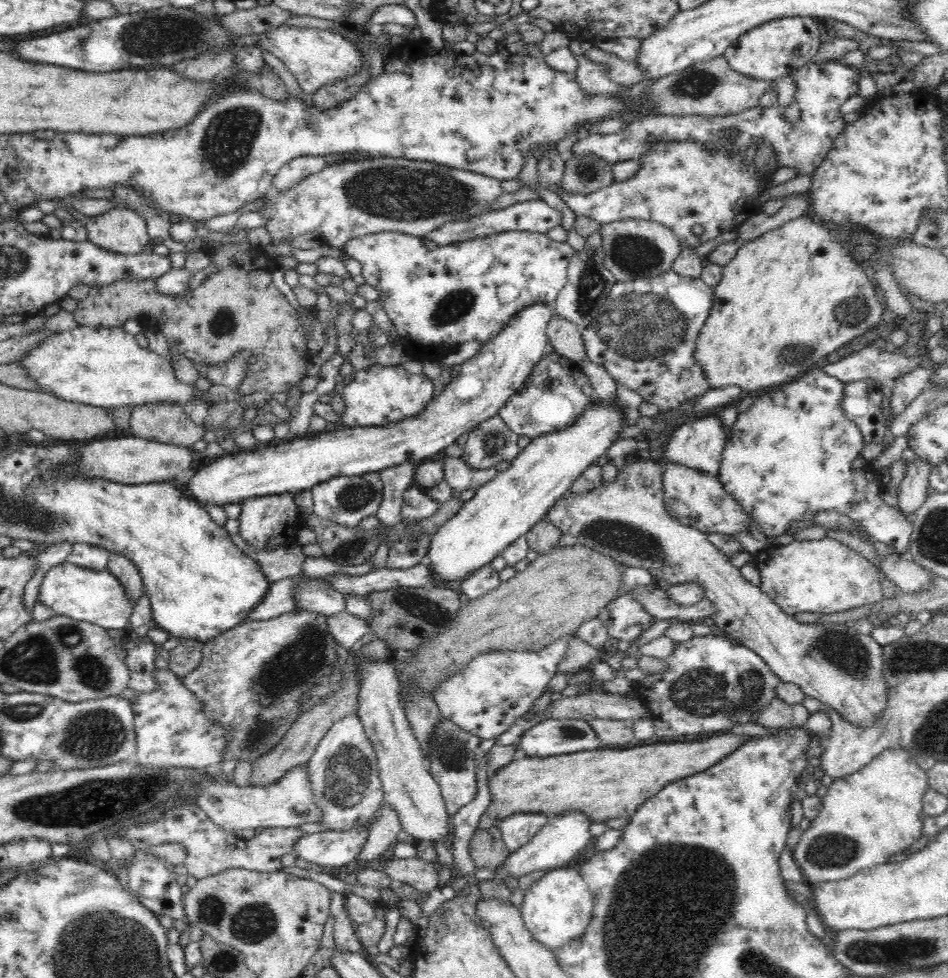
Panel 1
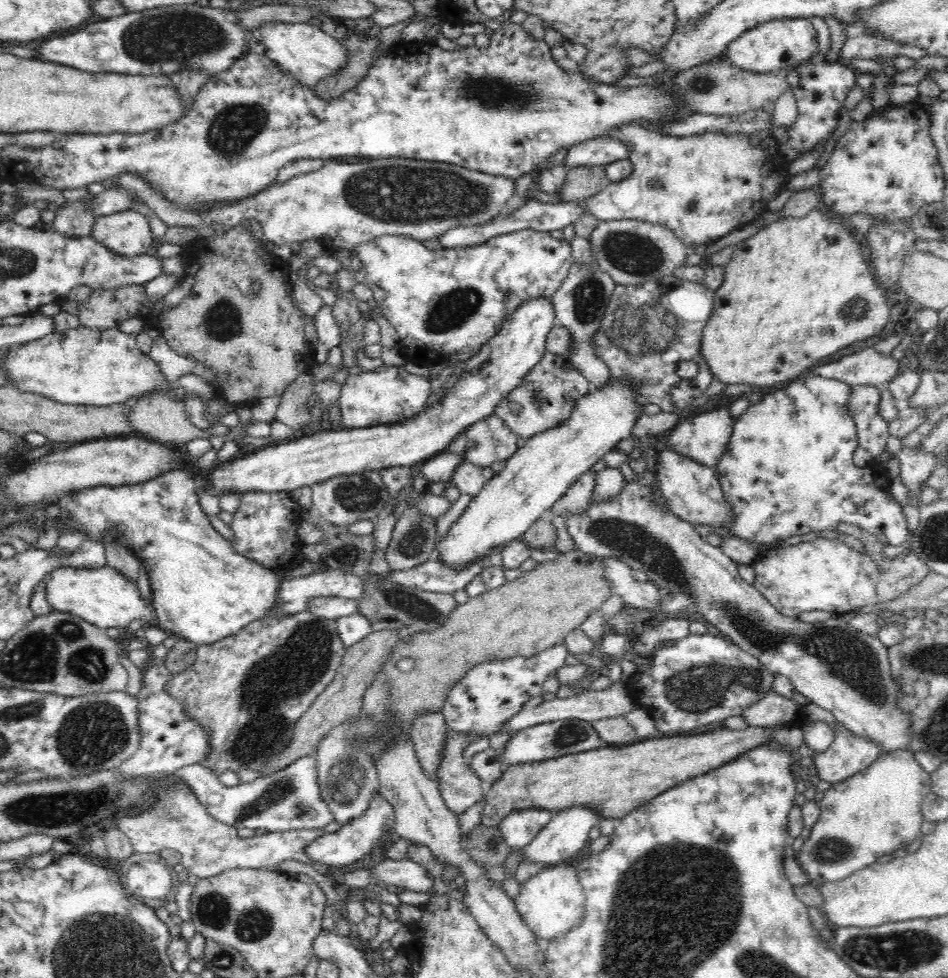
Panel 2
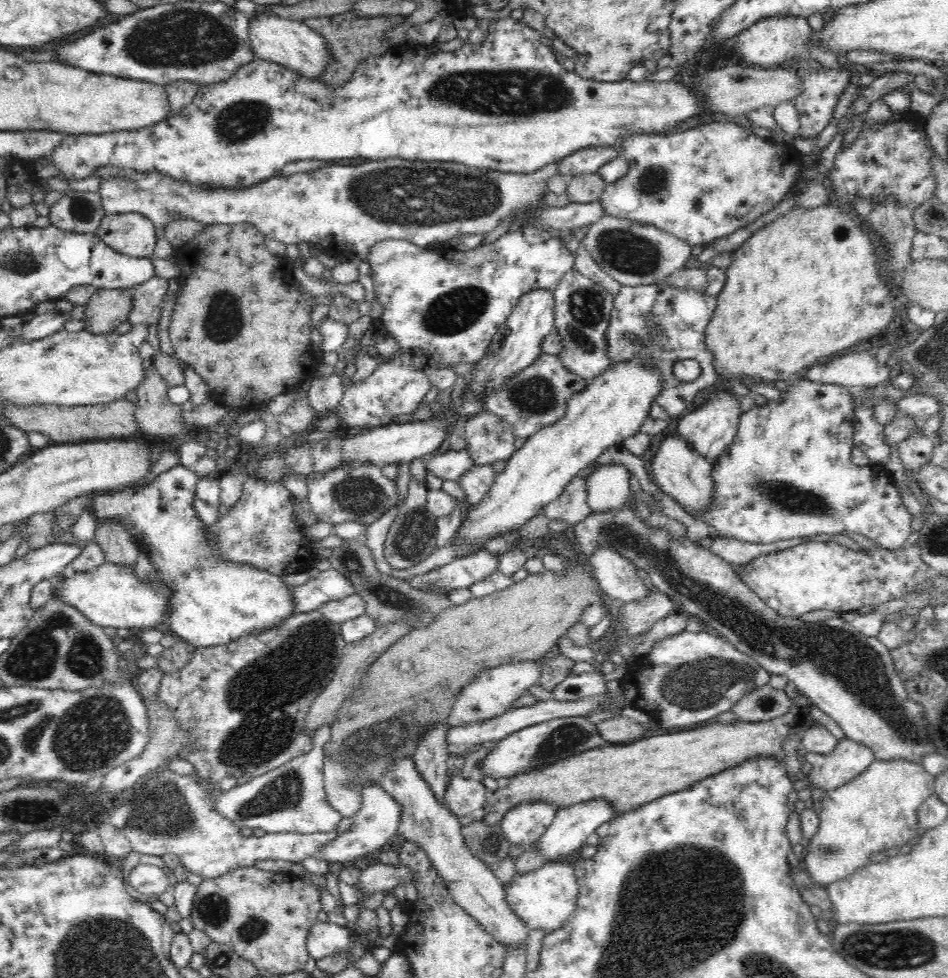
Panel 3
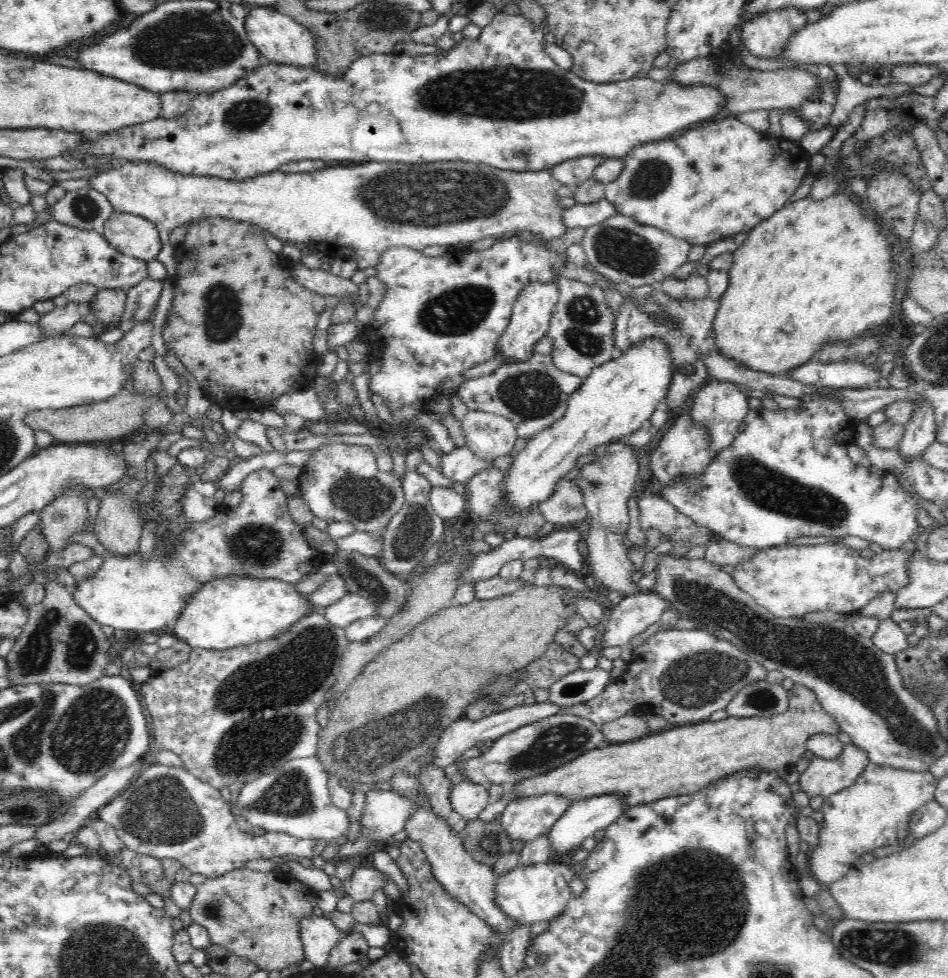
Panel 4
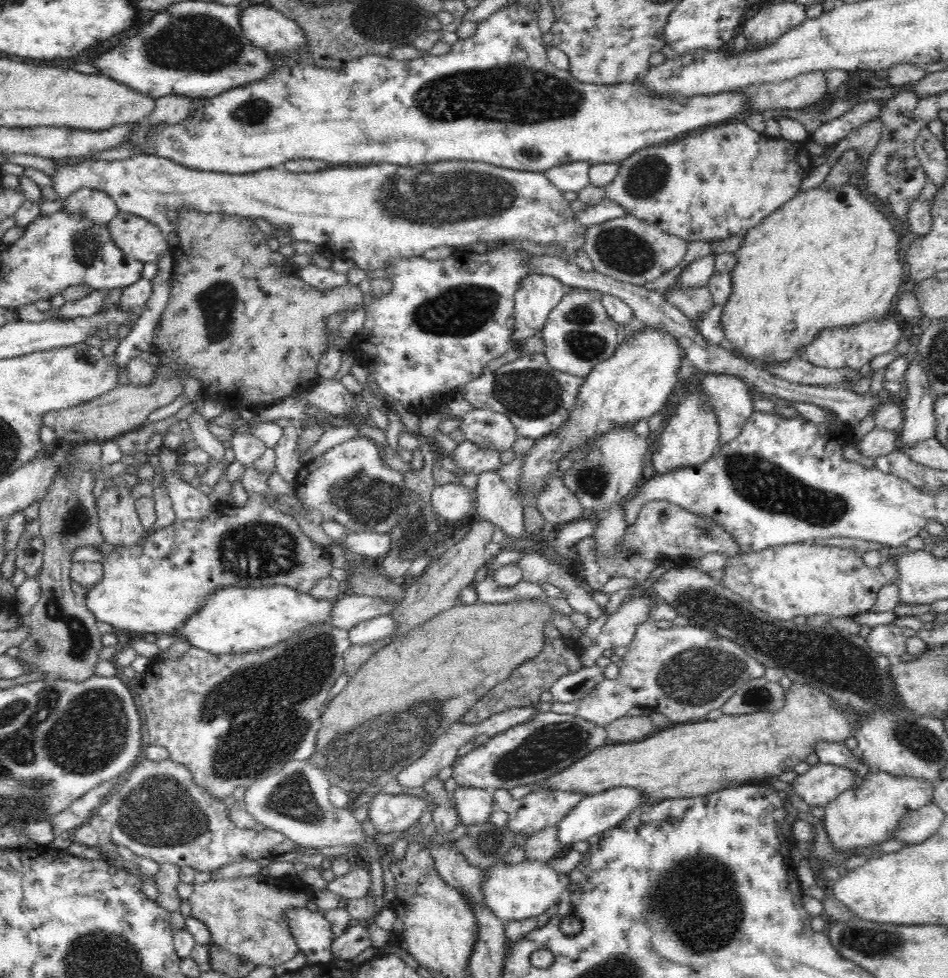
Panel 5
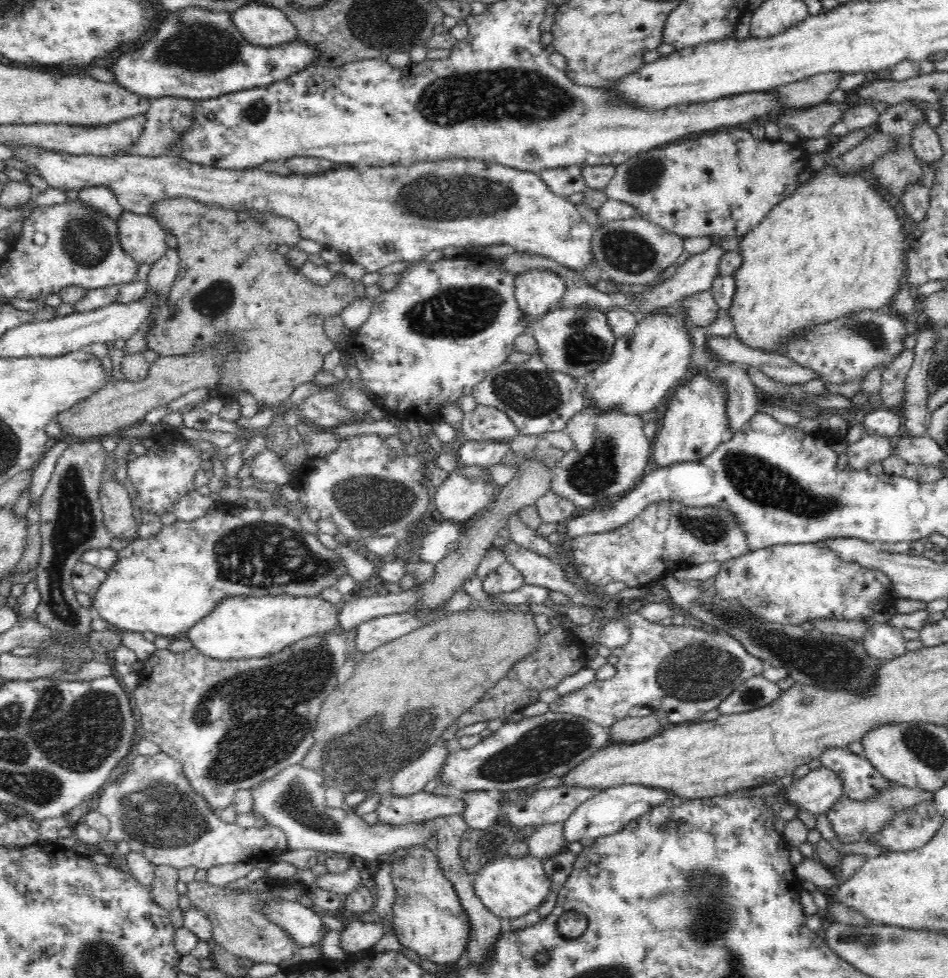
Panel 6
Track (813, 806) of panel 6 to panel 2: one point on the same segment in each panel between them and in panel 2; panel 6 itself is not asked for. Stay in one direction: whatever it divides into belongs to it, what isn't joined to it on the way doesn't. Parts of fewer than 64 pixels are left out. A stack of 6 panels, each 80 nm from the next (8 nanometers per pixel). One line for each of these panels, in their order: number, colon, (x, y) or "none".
2: (849, 754)
3: (849, 759)
4: (824, 777)
5: (822, 783)

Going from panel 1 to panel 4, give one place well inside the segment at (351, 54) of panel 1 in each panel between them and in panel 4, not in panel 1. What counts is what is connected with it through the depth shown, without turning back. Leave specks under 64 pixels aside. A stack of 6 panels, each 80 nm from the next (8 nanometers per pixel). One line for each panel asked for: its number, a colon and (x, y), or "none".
2: (306, 51)
3: (293, 44)
4: (279, 39)

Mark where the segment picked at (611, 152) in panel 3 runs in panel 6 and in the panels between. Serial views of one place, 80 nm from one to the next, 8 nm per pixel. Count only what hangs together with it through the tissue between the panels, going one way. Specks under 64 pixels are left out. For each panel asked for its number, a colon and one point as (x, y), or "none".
4: (571, 173)
5: (572, 177)
6: (563, 182)

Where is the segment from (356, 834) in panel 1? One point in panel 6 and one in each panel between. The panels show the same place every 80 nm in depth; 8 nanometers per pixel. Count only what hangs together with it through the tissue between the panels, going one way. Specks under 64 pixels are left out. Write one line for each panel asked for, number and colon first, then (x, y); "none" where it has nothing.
2: (360, 836)
3: (377, 821)
4: (385, 814)
5: (388, 813)
6: (421, 806)

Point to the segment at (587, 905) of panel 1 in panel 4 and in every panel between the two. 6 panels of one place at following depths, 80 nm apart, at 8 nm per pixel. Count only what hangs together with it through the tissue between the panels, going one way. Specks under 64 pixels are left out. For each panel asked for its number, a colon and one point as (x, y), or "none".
2: (552, 902)
3: (544, 898)
4: (529, 893)

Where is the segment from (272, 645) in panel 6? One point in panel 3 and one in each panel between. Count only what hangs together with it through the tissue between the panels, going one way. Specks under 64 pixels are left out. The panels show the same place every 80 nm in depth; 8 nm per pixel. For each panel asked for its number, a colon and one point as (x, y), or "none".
3: (212, 602)
4: (227, 612)
5: (233, 620)

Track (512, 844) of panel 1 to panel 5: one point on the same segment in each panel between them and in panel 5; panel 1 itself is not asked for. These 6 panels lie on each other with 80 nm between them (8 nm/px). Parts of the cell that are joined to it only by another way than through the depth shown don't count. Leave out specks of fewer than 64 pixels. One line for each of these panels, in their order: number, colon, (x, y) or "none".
2: (519, 828)
3: (524, 824)
4: (524, 819)
5: (546, 807)

